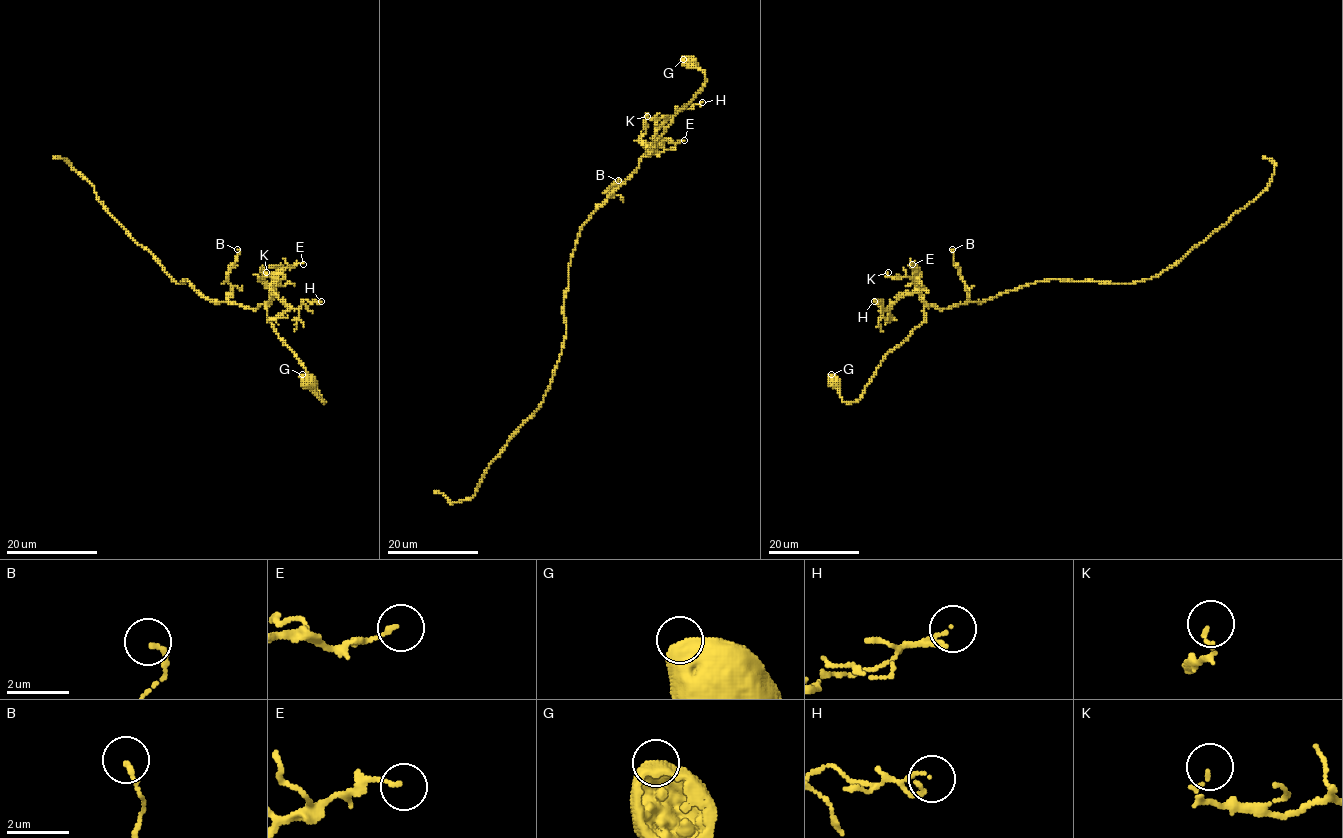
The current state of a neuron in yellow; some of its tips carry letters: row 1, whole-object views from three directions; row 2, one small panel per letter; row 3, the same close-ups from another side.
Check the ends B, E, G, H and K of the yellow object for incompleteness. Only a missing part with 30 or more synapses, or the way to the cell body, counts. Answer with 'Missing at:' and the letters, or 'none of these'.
Missing at: none of these

